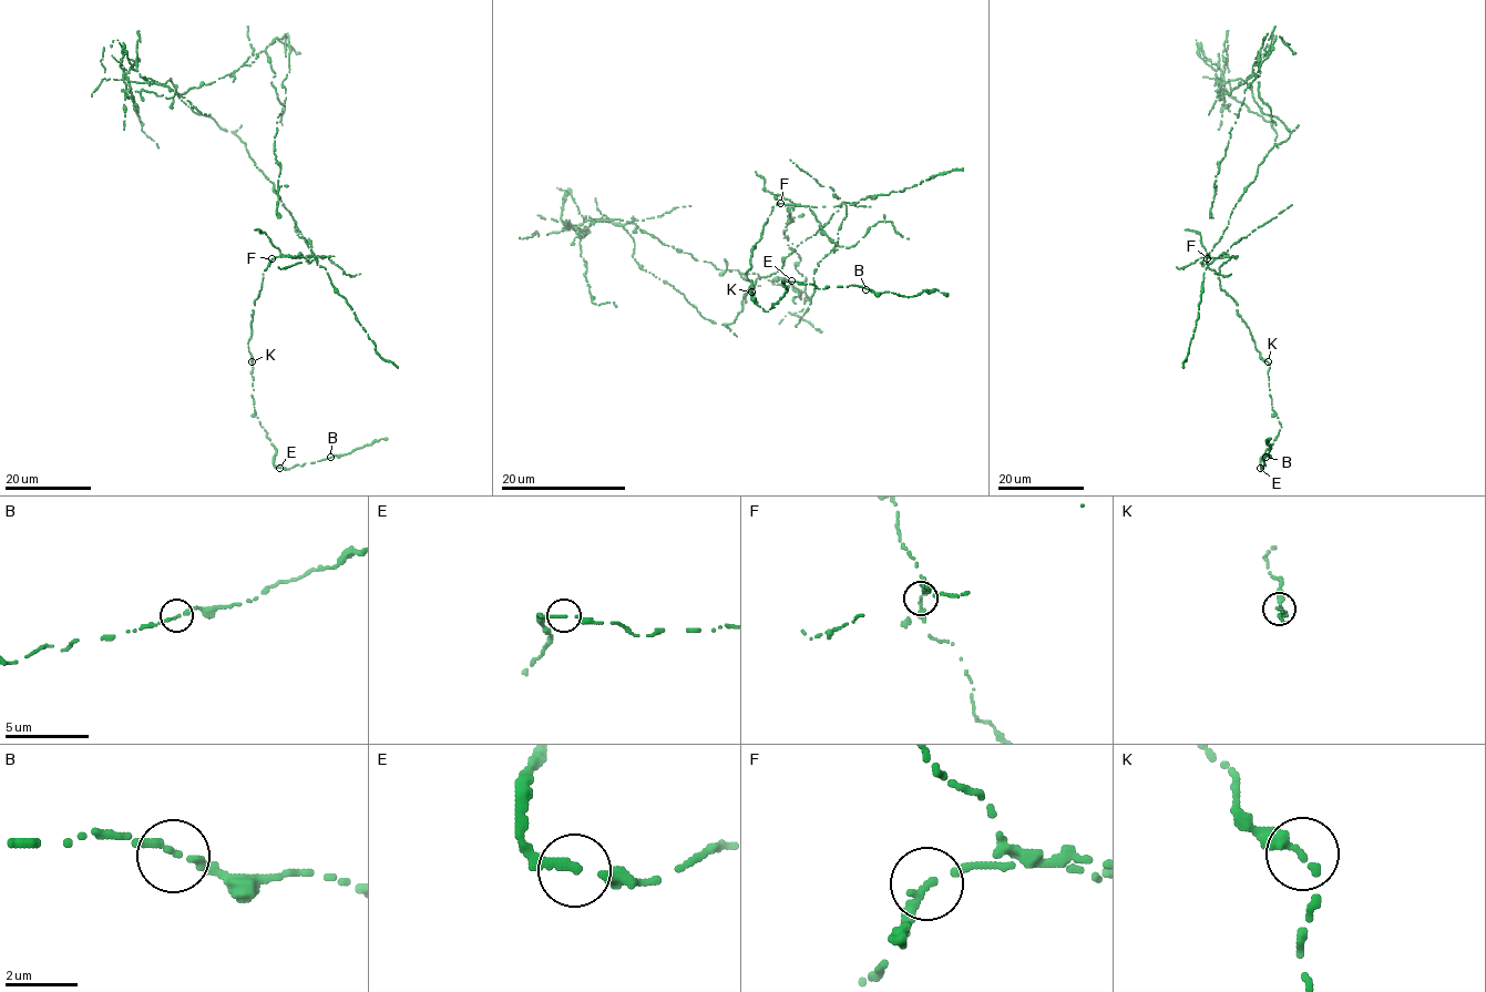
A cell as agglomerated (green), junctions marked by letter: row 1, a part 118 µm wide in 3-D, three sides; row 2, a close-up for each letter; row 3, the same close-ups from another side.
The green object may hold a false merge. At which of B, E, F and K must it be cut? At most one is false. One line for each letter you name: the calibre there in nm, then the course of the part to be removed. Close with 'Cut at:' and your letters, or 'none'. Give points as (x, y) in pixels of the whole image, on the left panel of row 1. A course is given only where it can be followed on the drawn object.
F: Thickness 200 nm. Course of the part to remove: (272, 258), (313, 252), (246, 144), (171, 78), (129, 79), (132, 92), (172, 98), (286, 34), (278, 217)
Cut at: F

